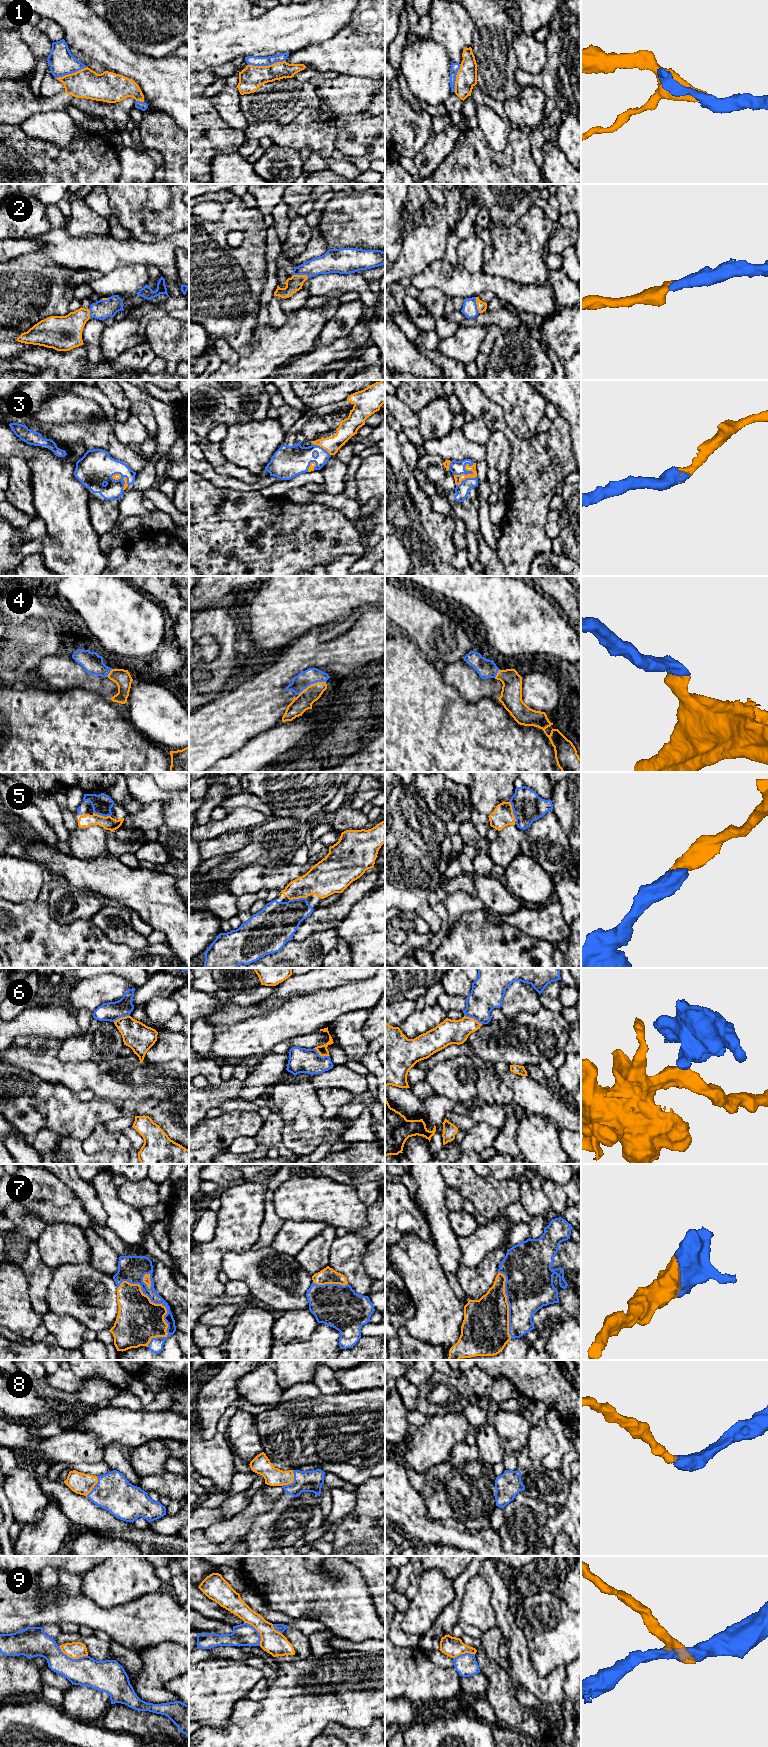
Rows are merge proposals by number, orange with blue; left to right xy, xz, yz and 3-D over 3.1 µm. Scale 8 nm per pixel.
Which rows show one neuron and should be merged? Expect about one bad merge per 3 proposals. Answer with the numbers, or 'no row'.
1, 2, 3, 4, 5, 7, 8

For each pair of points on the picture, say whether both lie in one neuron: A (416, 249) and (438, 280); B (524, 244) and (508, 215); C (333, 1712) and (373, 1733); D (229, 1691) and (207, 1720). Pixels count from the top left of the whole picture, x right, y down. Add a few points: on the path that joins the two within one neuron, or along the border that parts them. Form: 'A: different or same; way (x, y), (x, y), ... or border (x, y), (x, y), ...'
A: different; border (440, 258), (431, 261), (420, 272), (410, 277)
B: different; border (530, 207), (508, 226), (499, 226), (491, 222)
C: different; border (374, 1719), (362, 1728), (340, 1725)
D: same; way (221, 1696), (207, 1712)

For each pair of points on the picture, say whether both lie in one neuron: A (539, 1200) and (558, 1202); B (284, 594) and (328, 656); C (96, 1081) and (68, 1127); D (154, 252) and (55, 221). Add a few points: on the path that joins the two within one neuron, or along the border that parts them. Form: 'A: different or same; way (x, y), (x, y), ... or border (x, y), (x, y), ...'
A: different; border (541, 1188), (552, 1208)
B: different; border (331, 638), (312, 628), (291, 645)
C: different; border (57, 1082), (77, 1094)
D: different; border (64, 227), (50, 230)

